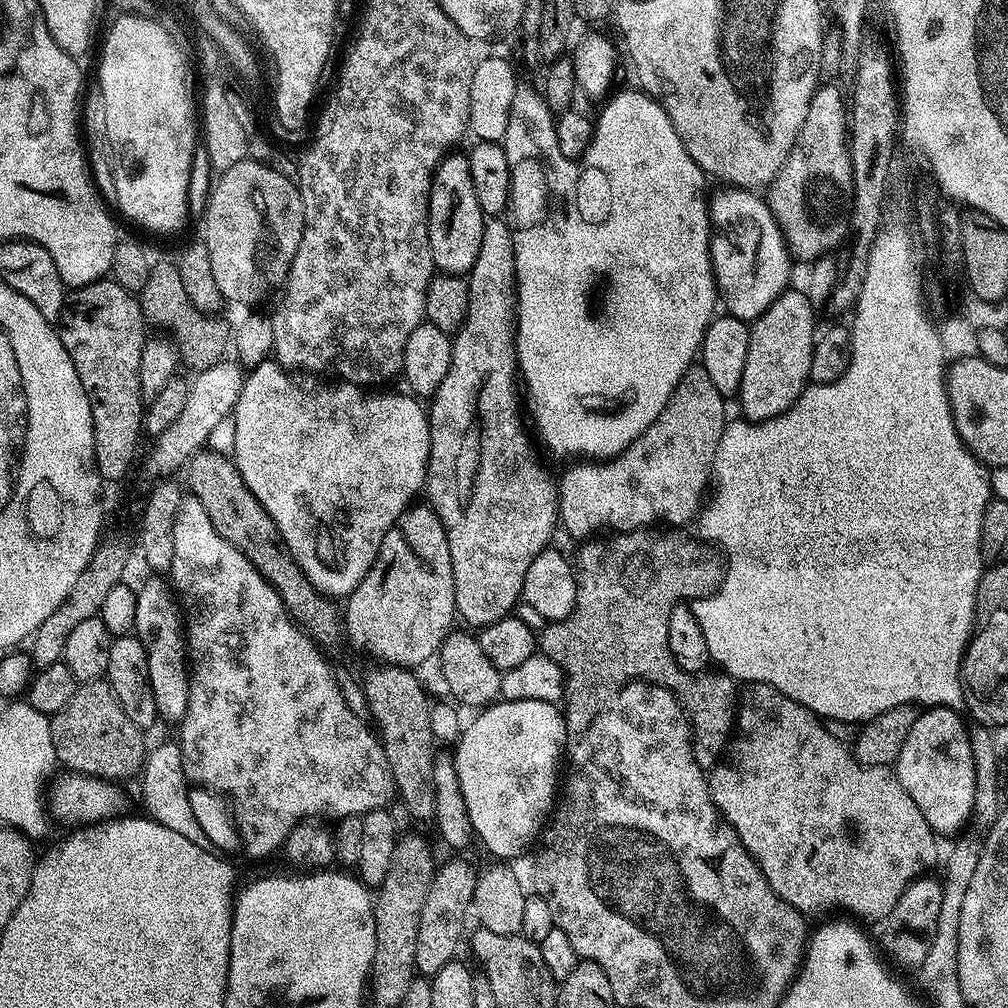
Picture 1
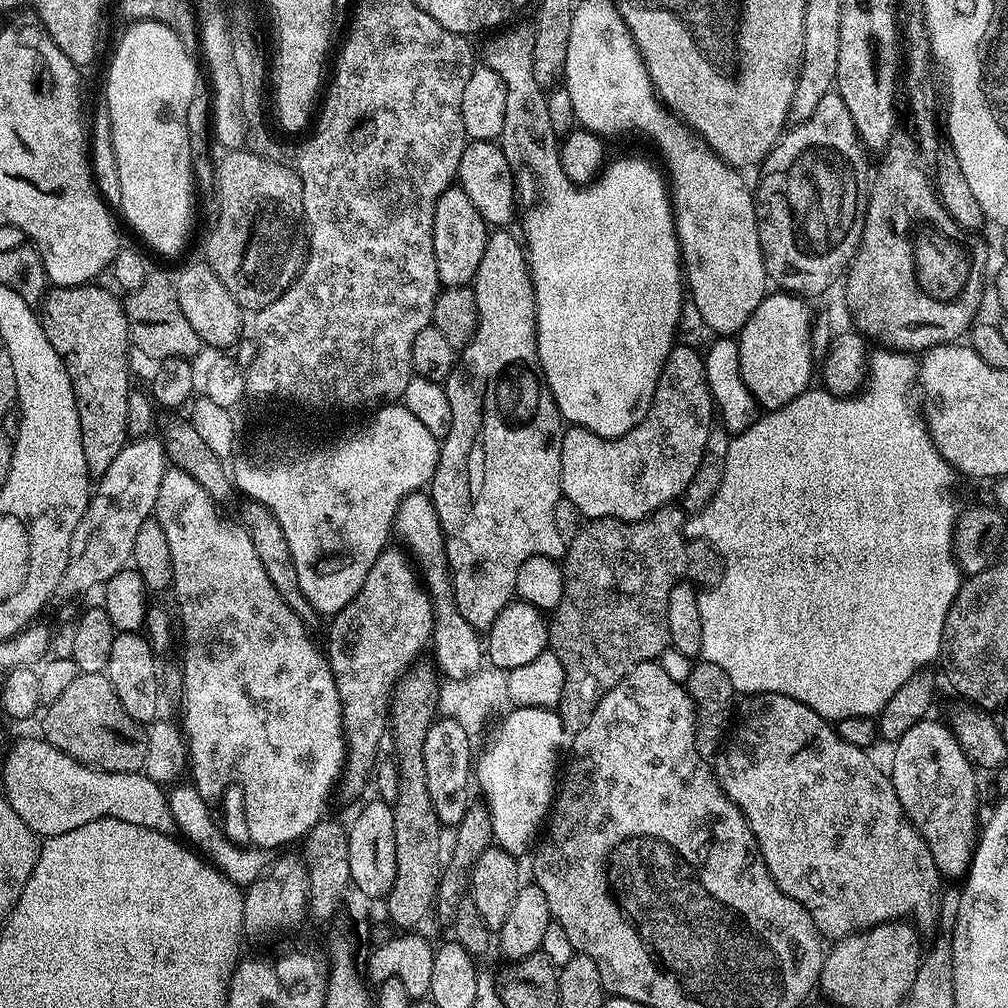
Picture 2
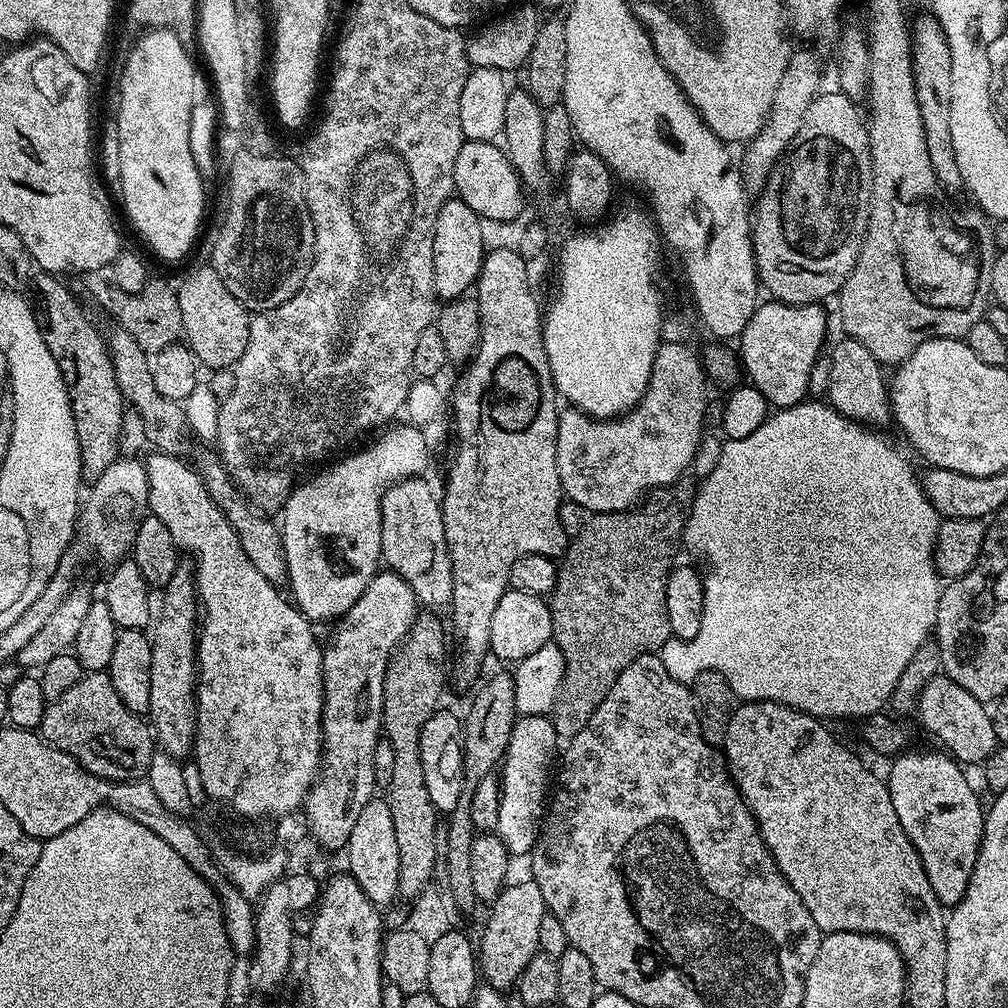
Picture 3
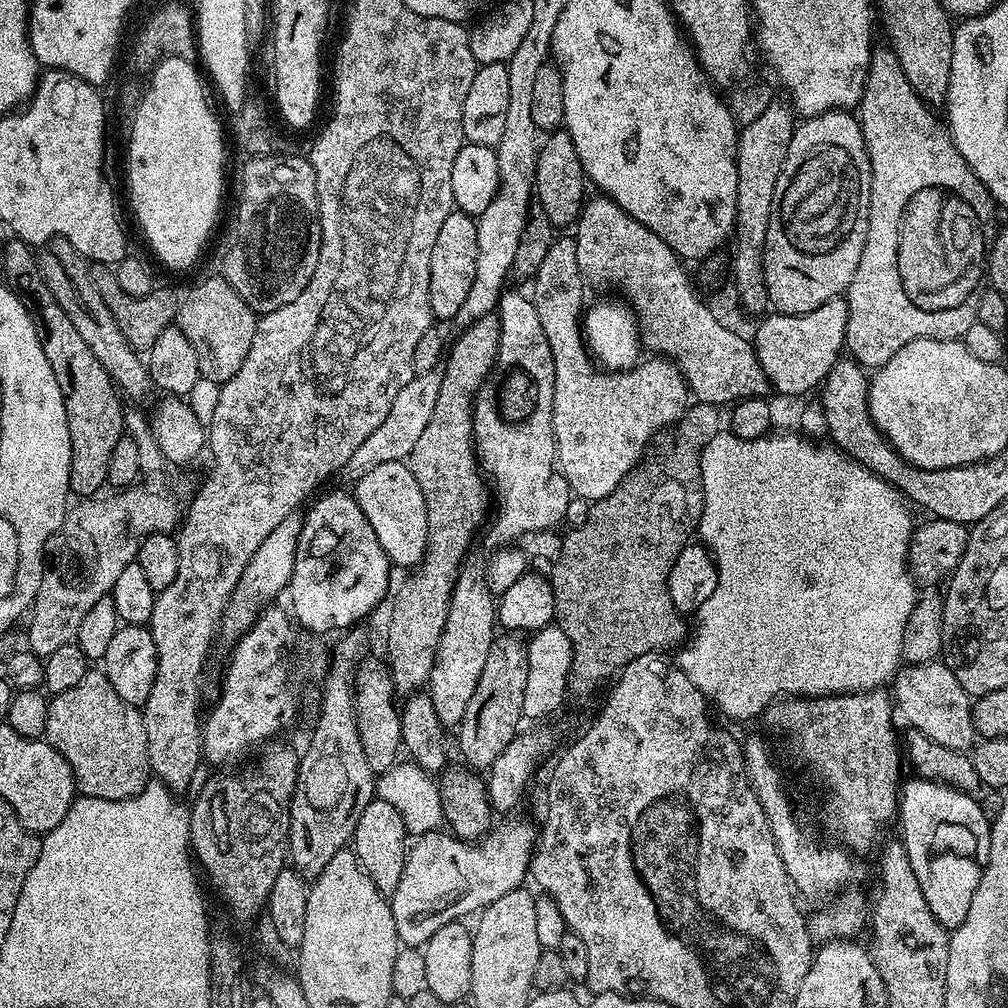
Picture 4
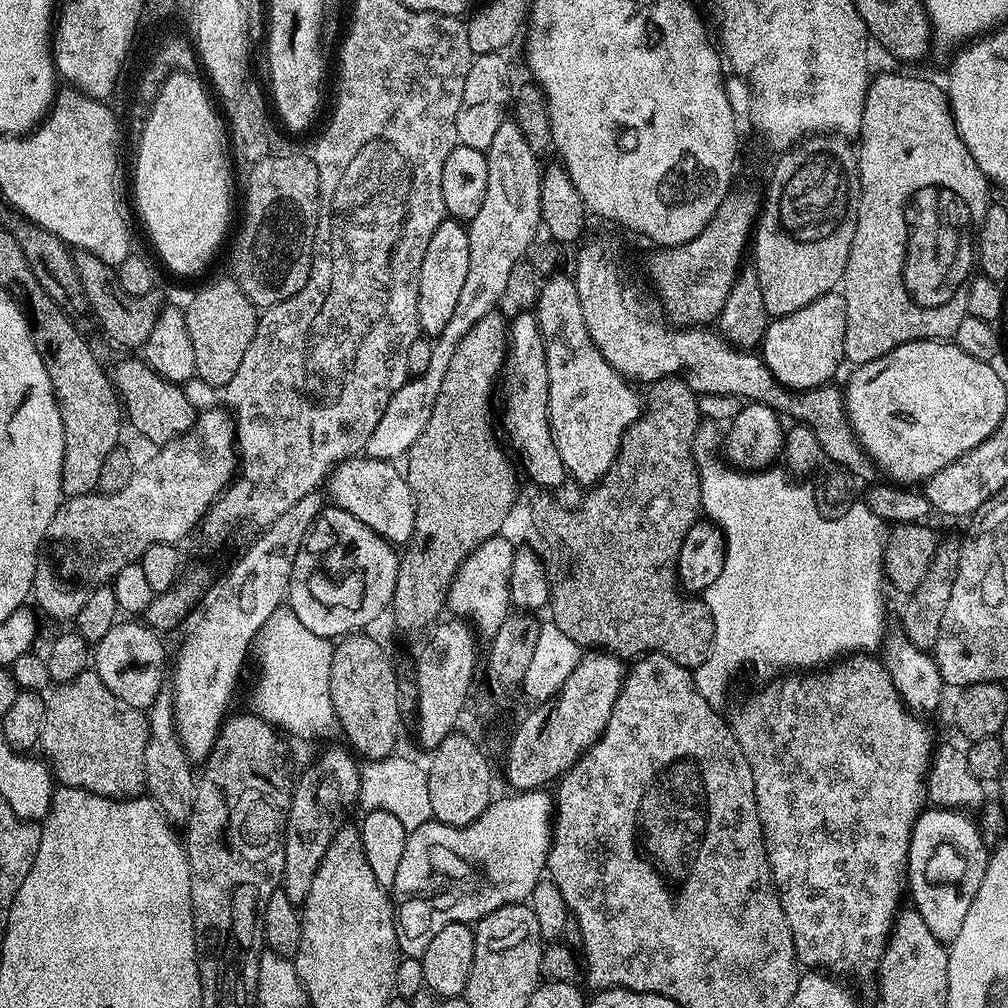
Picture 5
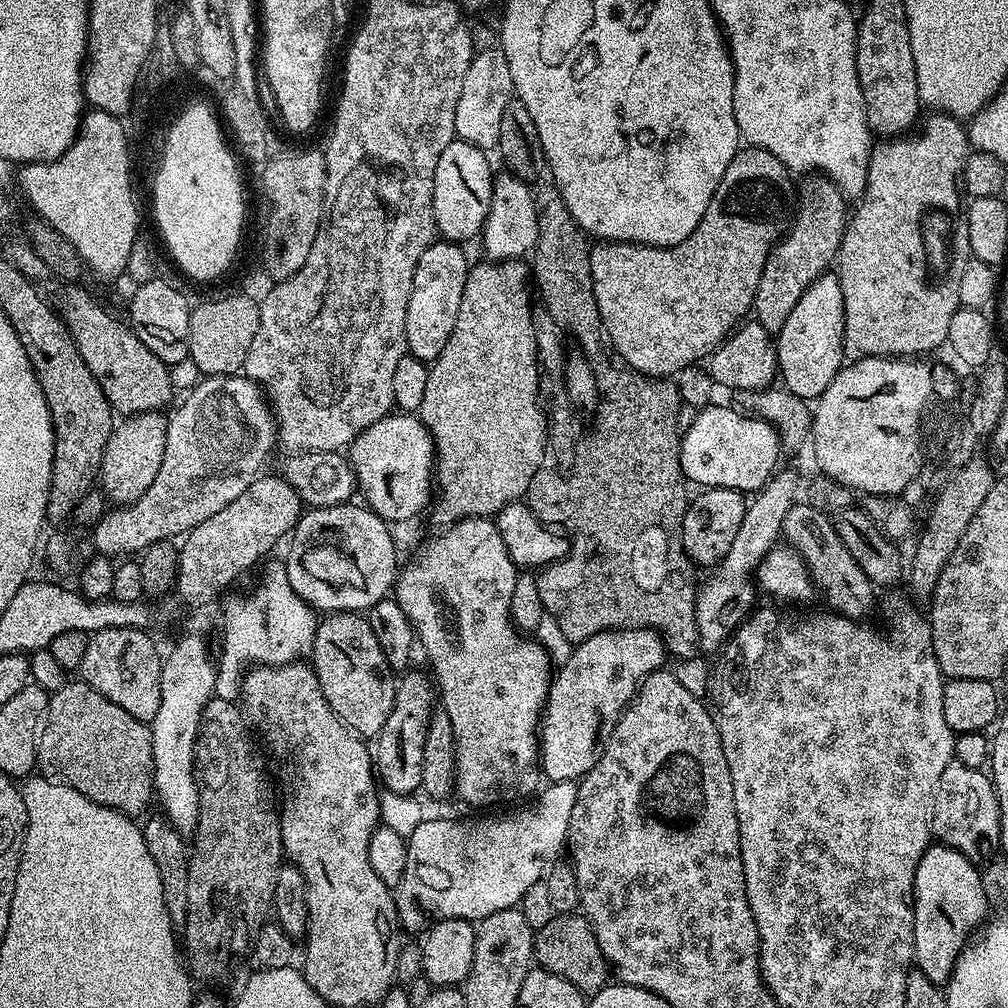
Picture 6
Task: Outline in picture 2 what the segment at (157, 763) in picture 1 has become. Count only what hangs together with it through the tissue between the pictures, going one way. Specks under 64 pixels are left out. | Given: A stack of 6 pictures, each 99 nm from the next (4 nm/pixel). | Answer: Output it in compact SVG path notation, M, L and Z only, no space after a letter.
M185 782L169 789L168 801L170 802L171 814L174 815L177 831L186 836L185 841L190 843L209 863L217 867L224 876L230 878L241 888L252 884L267 868L270 860L267 853L255 846L236 846L225 836L221 825L217 822L209 810L209 801L204 800L198 794L195 785Z

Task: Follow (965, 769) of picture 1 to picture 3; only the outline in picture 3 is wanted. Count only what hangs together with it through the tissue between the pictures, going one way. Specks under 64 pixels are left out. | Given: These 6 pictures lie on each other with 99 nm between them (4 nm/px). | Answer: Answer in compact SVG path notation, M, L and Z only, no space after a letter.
M905 750L891 761L892 769L886 775L886 783L890 790L890 802L894 802L894 814L898 814L898 822L902 822L902 830L914 842L914 850L918 850L918 858L922 858L922 866L926 870L926 878L930 878L930 886L934 886L934 894L945 906L955 906L966 894L970 878L974 874L976 859L980 853L980 845L984 838L985 809L980 809L980 800L968 781L963 767L947 751L912 752Z

